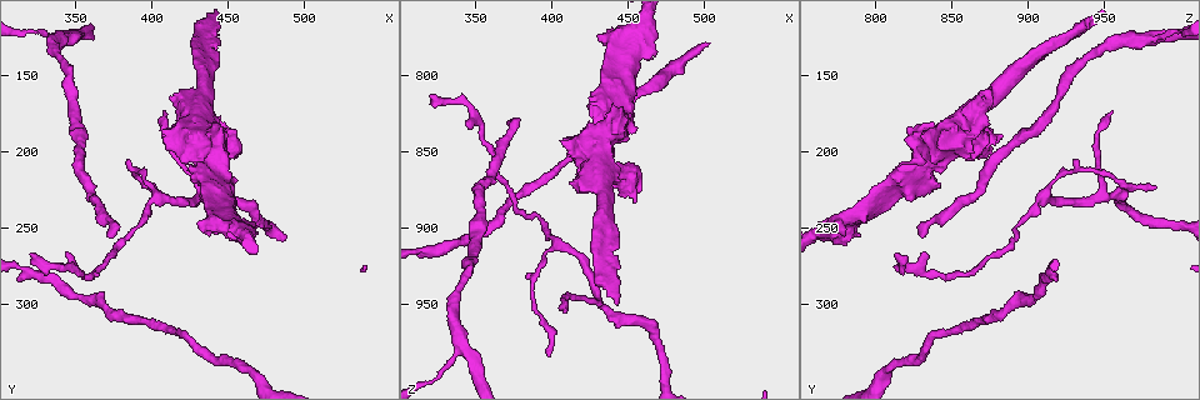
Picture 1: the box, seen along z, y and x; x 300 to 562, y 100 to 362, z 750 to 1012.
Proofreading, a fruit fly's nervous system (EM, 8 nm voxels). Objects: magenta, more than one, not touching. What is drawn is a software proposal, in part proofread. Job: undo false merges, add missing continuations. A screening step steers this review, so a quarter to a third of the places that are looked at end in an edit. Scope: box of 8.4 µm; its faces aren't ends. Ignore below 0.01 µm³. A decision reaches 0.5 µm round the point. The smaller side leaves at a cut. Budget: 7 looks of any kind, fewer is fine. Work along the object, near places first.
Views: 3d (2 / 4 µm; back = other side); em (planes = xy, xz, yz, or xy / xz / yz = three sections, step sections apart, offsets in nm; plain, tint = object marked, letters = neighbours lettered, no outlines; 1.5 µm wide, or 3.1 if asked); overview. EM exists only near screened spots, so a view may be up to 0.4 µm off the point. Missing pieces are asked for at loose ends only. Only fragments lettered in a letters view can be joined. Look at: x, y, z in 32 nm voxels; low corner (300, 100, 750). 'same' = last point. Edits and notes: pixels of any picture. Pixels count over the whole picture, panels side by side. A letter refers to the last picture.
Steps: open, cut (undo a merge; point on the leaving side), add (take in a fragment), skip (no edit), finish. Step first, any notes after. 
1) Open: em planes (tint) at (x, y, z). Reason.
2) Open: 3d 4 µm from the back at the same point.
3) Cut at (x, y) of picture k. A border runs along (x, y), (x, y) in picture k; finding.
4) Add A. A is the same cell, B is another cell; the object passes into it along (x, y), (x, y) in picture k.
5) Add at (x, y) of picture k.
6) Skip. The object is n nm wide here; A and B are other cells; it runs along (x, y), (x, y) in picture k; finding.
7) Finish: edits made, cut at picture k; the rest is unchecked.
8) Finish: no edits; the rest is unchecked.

Open: 3d 4 µm at (422, 168, 868). Sudden change in width.

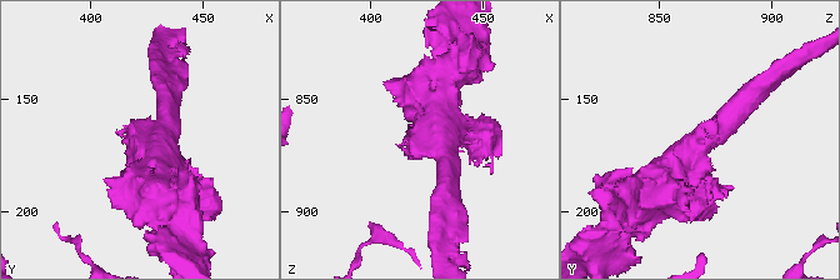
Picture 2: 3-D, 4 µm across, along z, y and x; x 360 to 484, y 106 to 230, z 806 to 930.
Open: em yz step 4 (letters) at (421, 169, 868). The arms are 300, 600 nm wide.

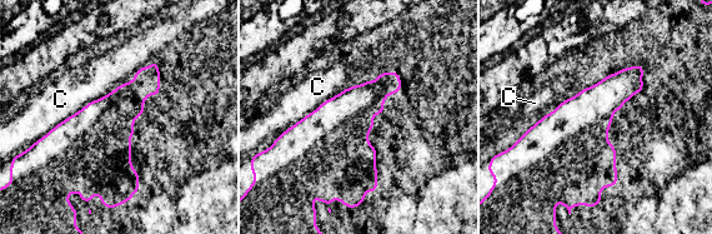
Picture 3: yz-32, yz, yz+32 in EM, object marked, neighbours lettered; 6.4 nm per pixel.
Skip. C is another cell; a border runs along (113, 89), (90, 100), (40, 139) in picture 3; continuous, no second neuron.

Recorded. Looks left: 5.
Open: em xz step 4 (letters) at (340, 126, 980). Sudden change in width.

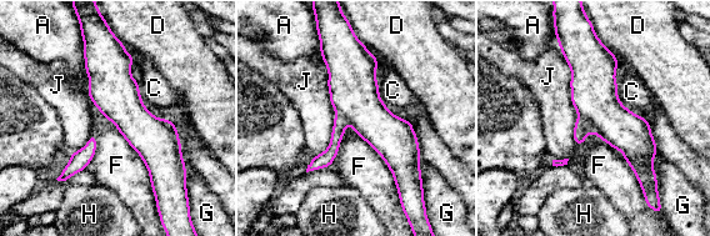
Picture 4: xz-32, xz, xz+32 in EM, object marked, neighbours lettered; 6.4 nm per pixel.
Open: em planes (letters) at the same point. Another direction.

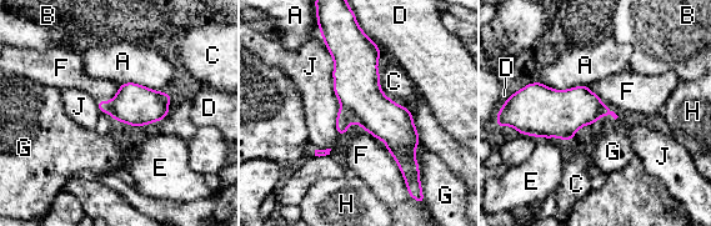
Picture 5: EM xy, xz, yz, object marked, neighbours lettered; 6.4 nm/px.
Cut at (344, 120) of picture 5. A, B, C, D, E, F, G, H and J are other cells; a border runs along (341, 106), (353, 120) in picture 5; a second neuron is stuck on.

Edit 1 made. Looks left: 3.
Open: overview.

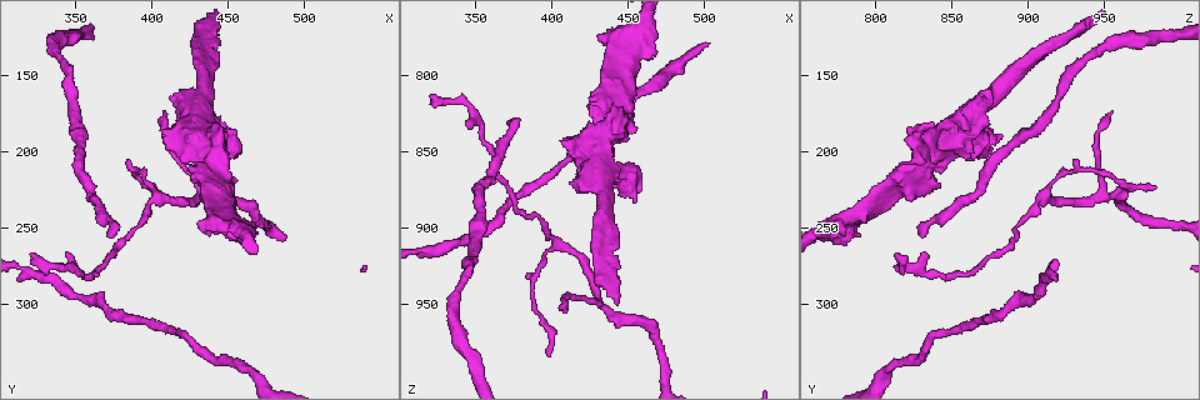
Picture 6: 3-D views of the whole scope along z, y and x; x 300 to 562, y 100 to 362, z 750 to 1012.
Open: 3d 2 µm at (410, 174, 954). Tapers out.

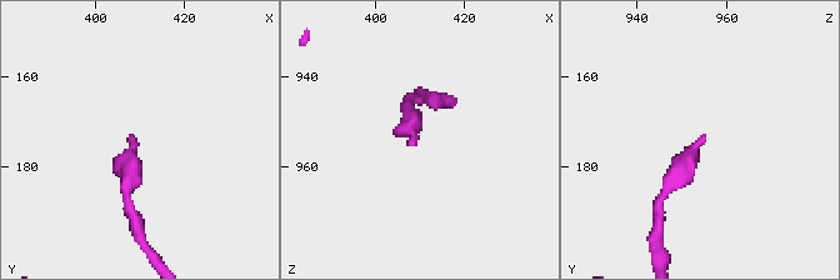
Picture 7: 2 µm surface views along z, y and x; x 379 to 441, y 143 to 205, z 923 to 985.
Open: em planes (letters) at (409, 173, 955). Need the tissue.

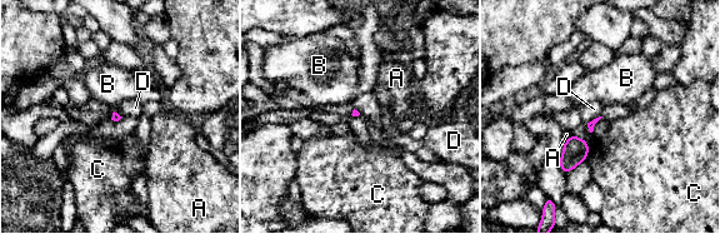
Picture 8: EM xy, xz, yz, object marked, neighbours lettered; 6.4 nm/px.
Skip. A, B, C and D are other cells; a border runs along (600, 115), (586, 123) in picture 8; none of them fits.

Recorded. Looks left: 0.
Finish: edits made, cut at picture 5; the rest is unchecked.

